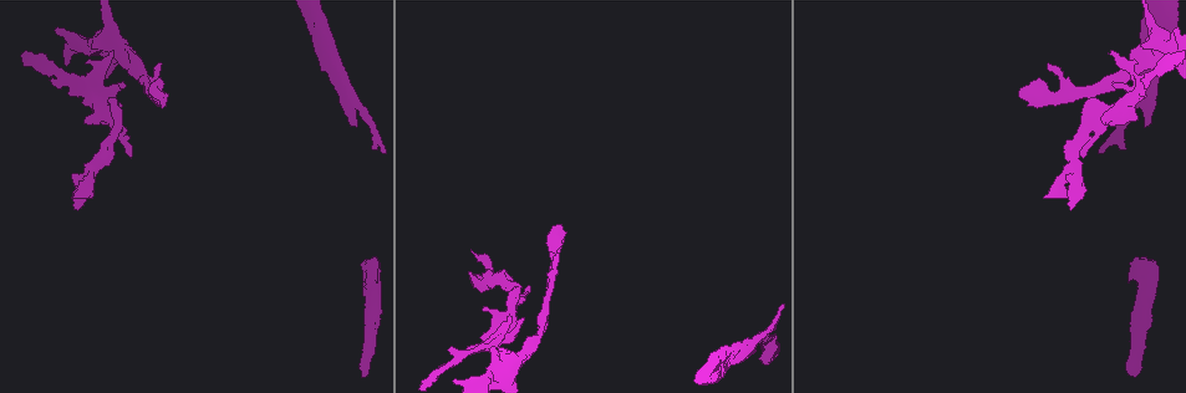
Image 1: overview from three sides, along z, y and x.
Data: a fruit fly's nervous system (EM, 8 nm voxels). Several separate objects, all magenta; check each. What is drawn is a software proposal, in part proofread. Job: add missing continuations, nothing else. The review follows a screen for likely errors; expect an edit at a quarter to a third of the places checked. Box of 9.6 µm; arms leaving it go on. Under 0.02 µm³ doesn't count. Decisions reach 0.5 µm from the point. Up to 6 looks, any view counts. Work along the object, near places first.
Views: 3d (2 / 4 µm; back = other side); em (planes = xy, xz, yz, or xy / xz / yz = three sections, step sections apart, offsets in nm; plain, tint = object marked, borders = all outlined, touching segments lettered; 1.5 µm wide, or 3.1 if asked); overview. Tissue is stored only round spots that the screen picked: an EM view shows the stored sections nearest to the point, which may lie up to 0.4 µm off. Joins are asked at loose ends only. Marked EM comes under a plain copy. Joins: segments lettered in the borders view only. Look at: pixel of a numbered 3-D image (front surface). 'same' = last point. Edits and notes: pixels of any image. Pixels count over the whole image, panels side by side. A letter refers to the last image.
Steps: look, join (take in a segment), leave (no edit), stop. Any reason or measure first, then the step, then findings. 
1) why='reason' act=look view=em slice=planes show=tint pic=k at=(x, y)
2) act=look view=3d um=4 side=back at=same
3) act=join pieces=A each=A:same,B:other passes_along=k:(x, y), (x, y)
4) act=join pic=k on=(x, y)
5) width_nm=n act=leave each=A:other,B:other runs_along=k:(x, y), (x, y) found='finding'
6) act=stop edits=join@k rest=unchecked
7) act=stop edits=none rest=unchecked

why='branch stops here' act=look view=3d um=4 pic=1 at=(161, 92)

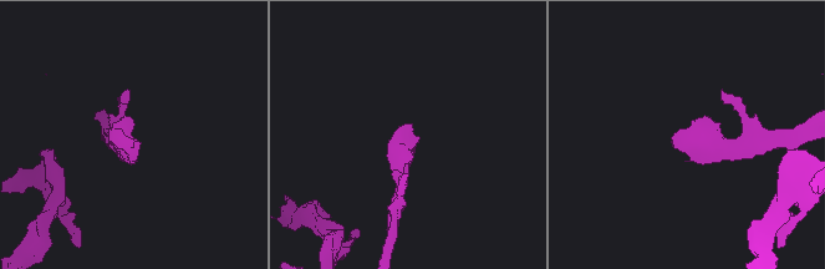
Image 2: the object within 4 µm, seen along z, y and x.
why='shape alone is not enough' act=look view=em slice=xy step=8 show=tint pic=2 at=(133, 139)

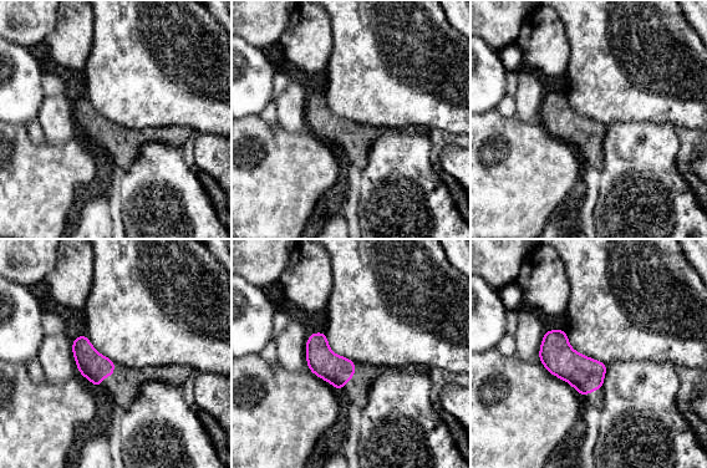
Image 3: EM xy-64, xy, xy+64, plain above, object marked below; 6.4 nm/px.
why='cut it another way' act=look view=em slice=planes show=borders at=same

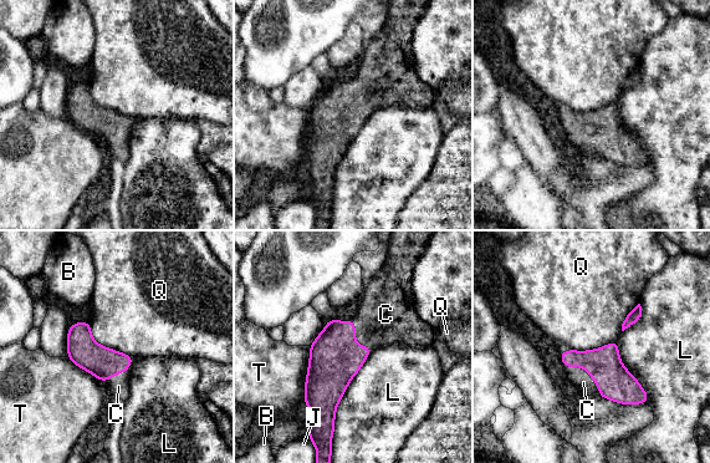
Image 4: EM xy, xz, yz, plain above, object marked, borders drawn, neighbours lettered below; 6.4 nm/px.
act=join pieces=C each=B:other,C:same,J:other,L:other,Q:other,T:other passes_along=4:(603, 365), (587, 372), (583, 382) found='it goes on there'

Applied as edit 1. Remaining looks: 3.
why='branch stops here' act=look view=3d um=4 pic=1 at=(116, 105)

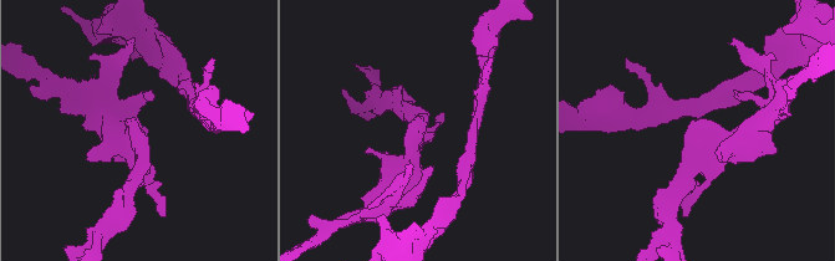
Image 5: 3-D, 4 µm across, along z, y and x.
act=look view=em slice=xz step=4 show=tint pic=5 at=(688, 133)

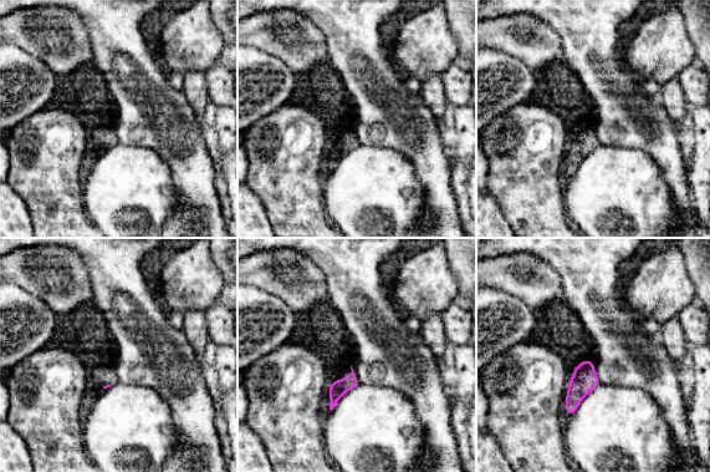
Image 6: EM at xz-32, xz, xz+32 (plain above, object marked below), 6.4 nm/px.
act=look view=em slice=xy step=4 show=borders at=same

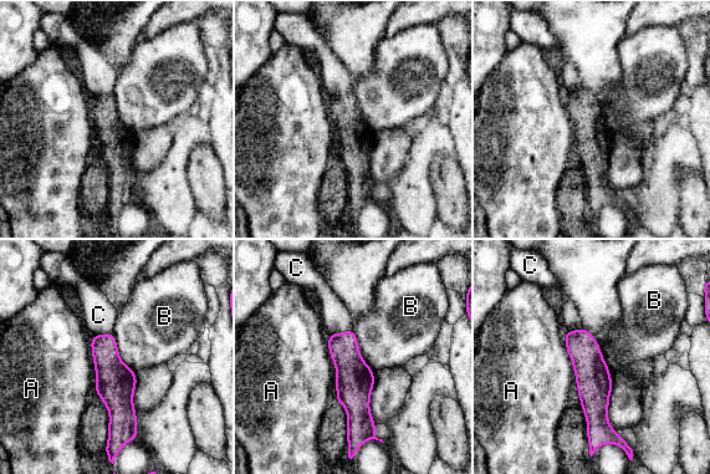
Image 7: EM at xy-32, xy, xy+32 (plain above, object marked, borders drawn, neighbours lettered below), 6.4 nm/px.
act=leave each=A:other,B:other,C:other runs_along=7:(571, 334), (591, 368), (599, 436) found='none of them fits'

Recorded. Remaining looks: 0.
act=stop edits=join@4 rest=unchecked

